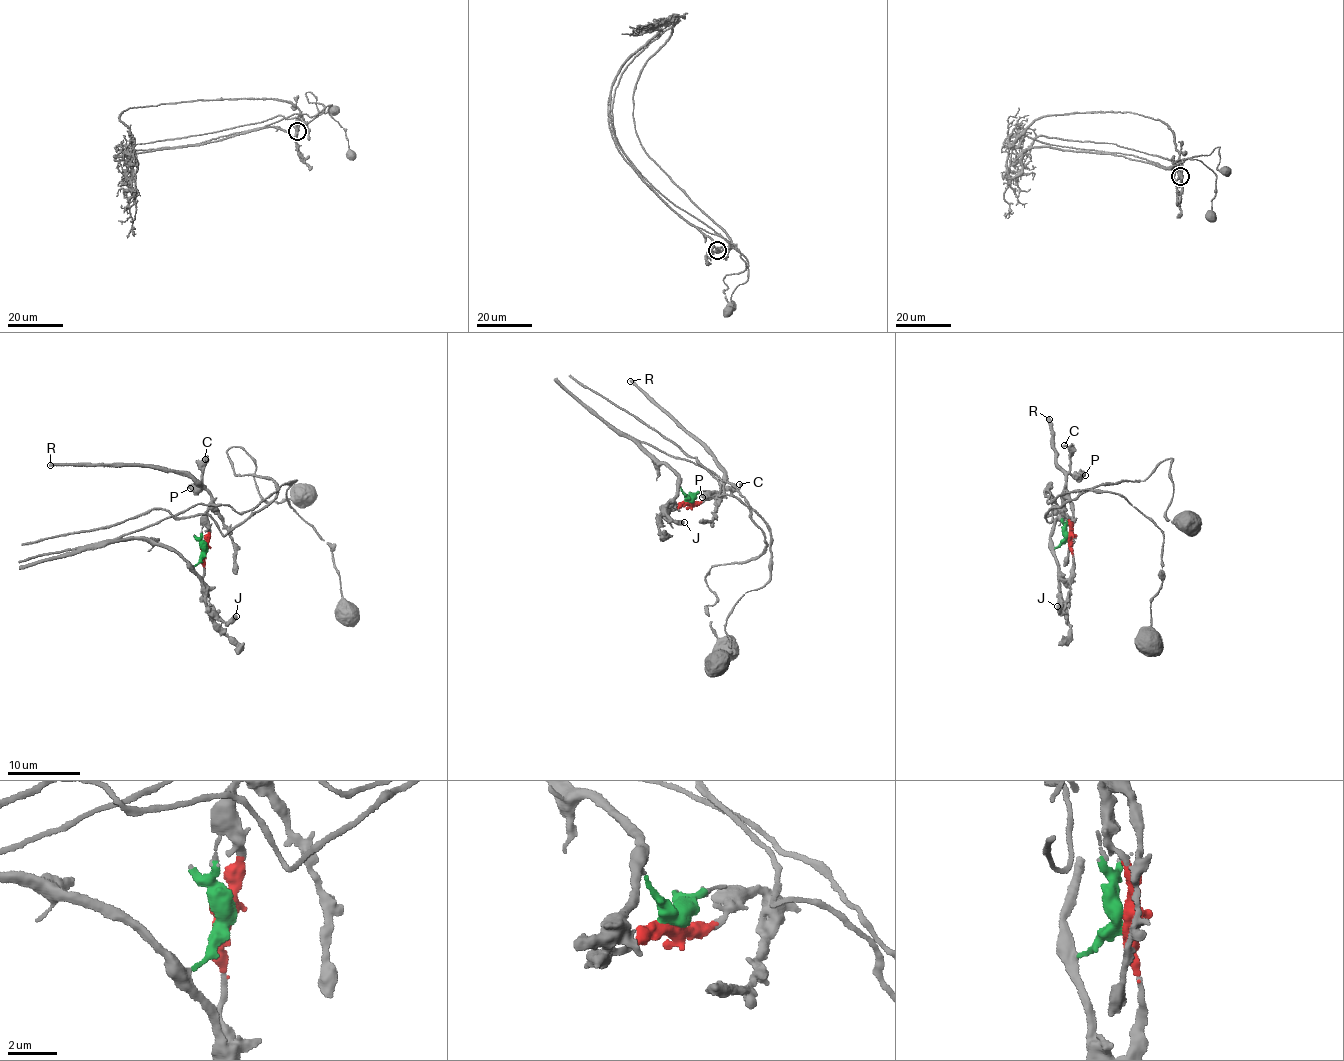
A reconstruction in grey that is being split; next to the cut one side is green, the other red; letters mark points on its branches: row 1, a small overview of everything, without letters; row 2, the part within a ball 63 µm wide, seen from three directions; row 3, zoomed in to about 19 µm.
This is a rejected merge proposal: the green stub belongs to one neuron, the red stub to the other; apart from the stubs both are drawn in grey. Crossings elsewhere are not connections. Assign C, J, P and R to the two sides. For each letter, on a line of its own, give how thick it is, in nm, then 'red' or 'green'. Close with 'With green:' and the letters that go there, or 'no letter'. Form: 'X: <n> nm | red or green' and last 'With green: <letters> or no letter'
C: 190 nm | red
J: 440 nm | green
P: 650 nm | red
R: 320 nm | red
With green: J

